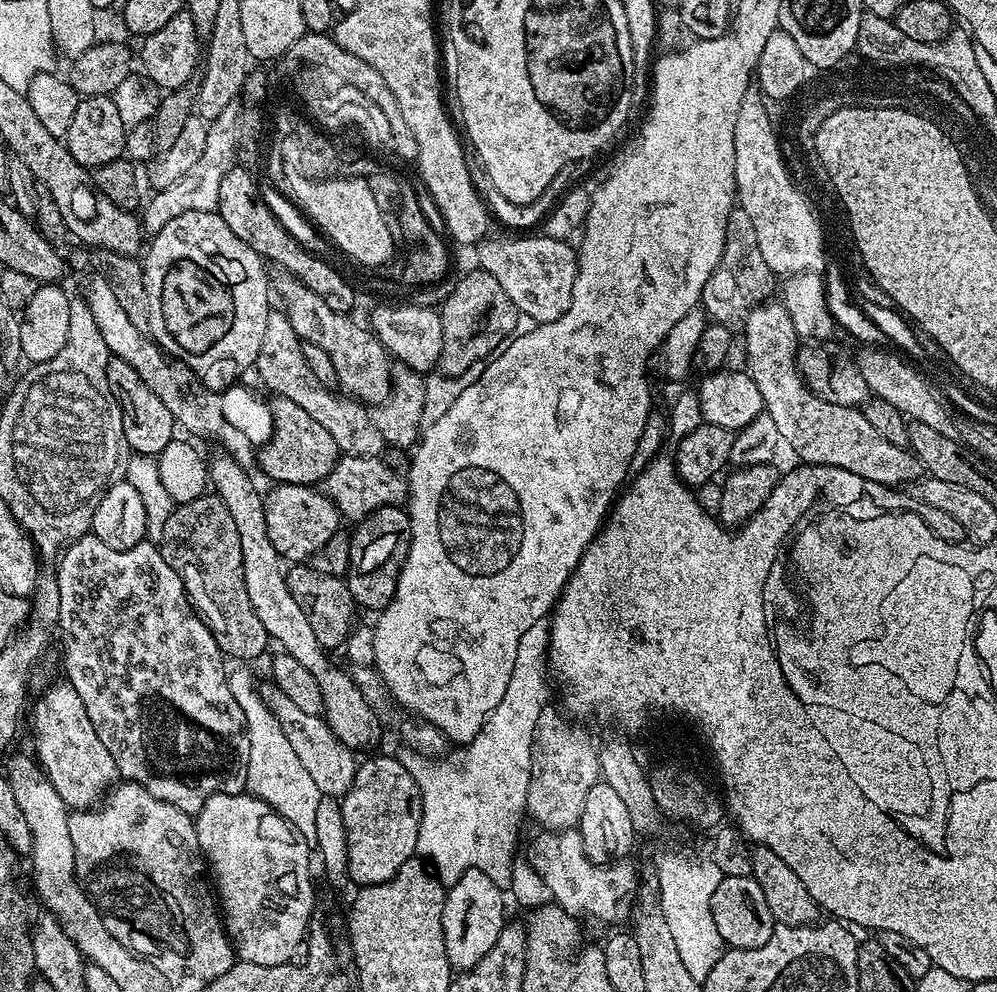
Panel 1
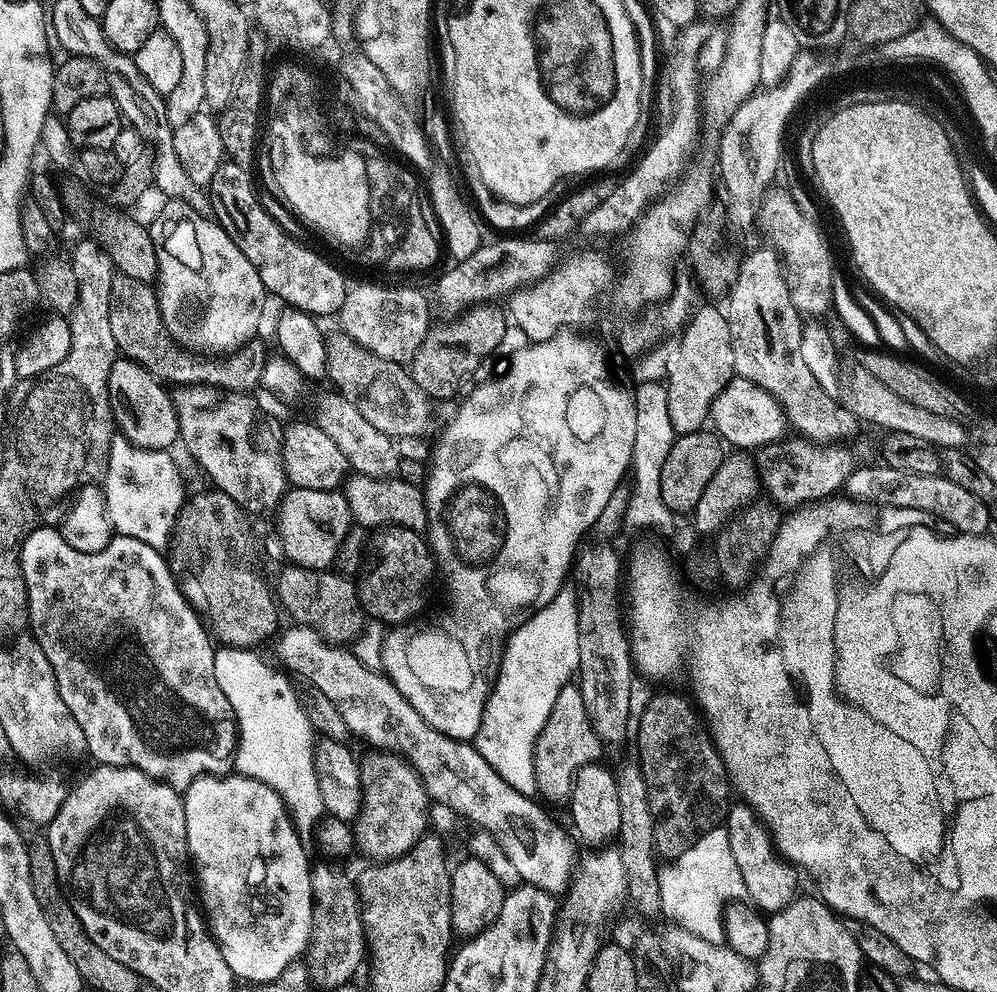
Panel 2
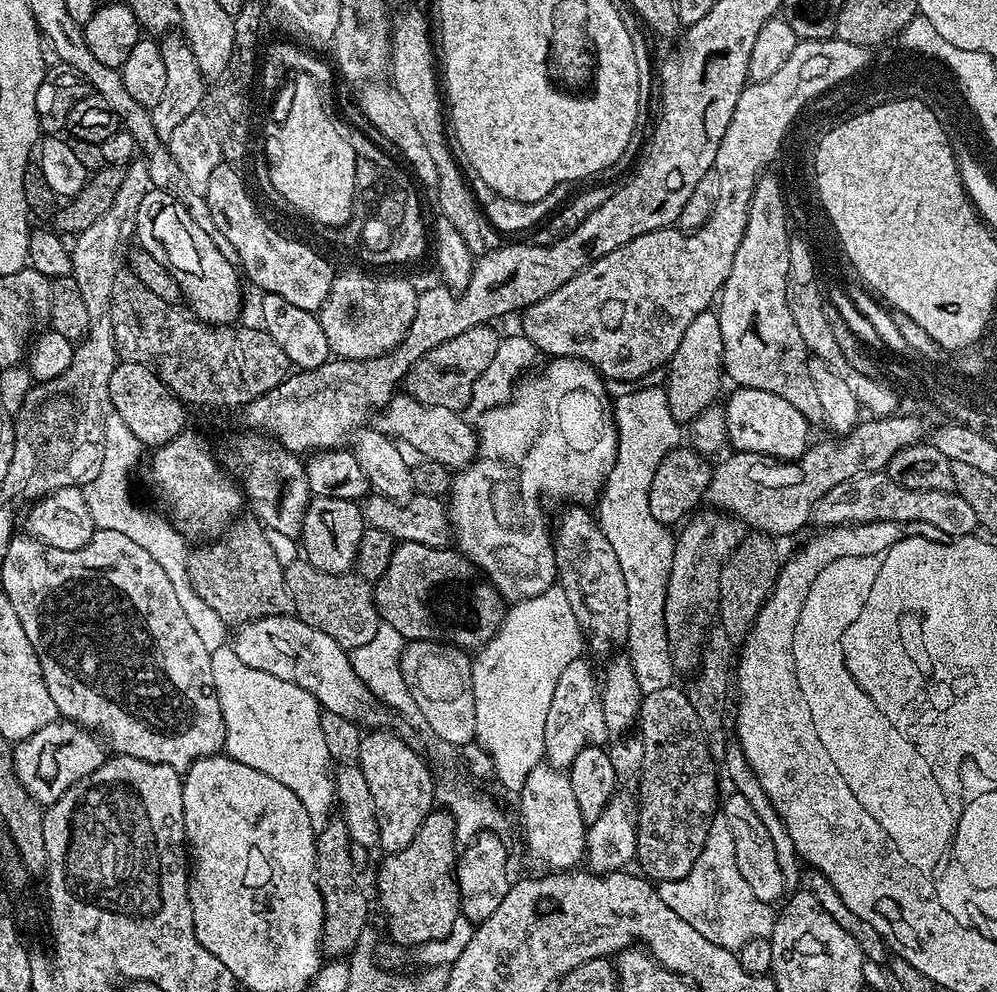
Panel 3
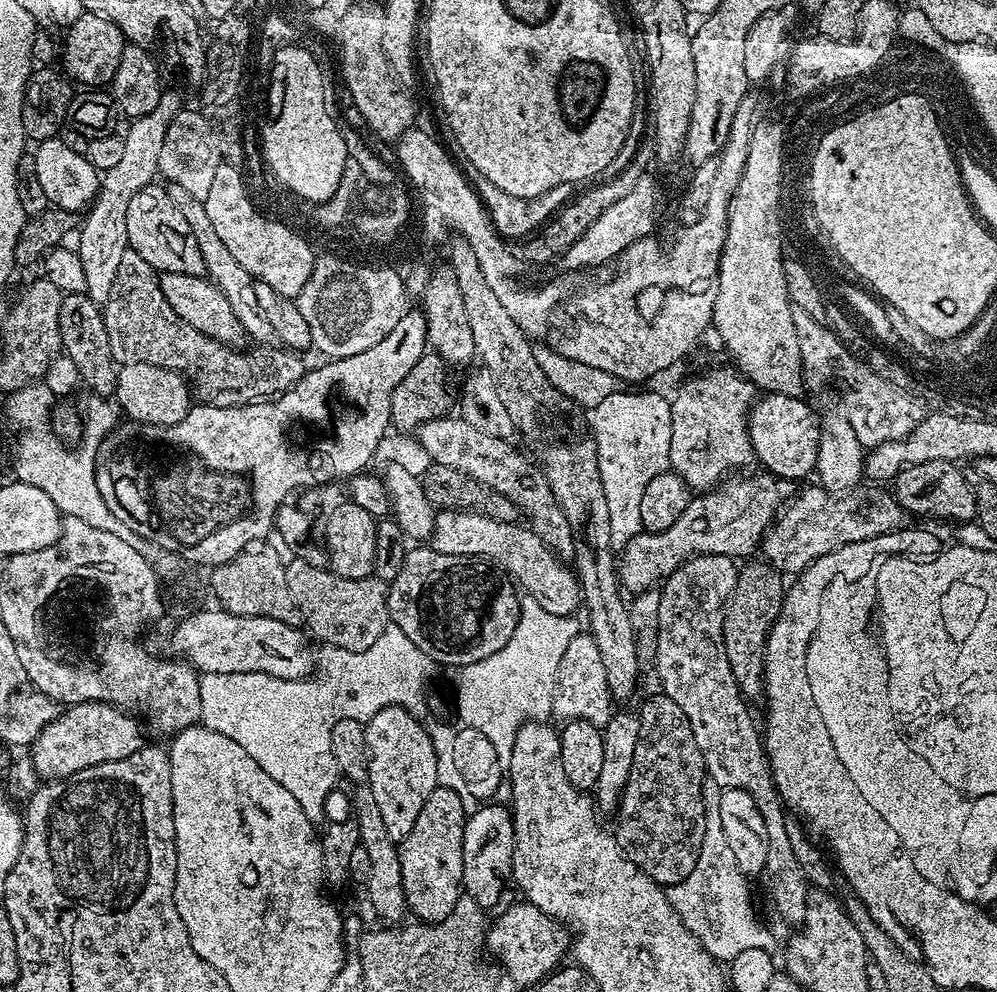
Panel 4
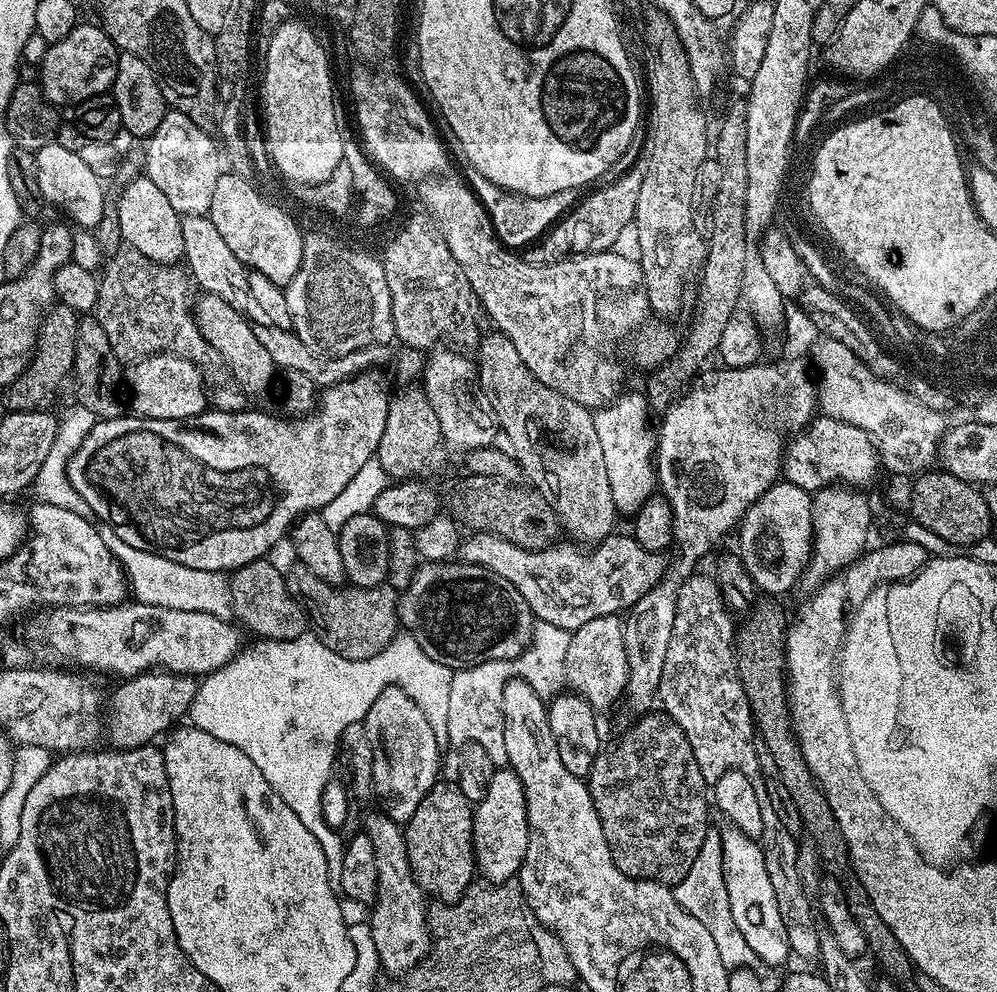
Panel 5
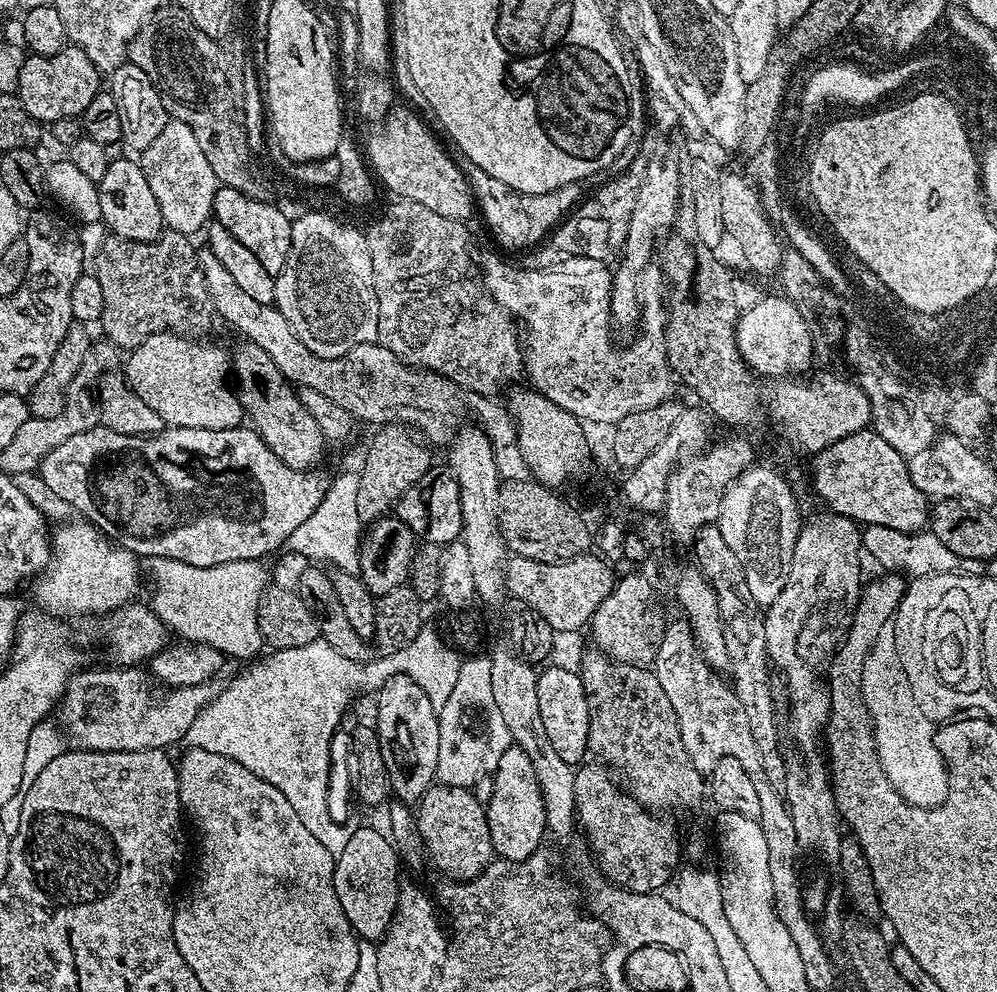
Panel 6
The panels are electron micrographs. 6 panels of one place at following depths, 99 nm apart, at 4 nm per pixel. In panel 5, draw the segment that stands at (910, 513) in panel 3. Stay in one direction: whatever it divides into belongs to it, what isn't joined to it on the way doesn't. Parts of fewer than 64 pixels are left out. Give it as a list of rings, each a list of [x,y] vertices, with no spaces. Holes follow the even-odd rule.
[[[777,482],[767,488],[751,506],[744,511],[738,525],[740,532],[740,561],[746,566],[753,584],[764,594],[788,592],[801,583],[808,560],[812,557],[812,496],[806,490],[787,482]]]

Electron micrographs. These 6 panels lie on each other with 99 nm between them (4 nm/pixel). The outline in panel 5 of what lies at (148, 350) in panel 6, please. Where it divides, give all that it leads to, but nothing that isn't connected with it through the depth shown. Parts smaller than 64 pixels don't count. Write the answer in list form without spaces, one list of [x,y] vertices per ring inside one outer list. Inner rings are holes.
[[[161,354],[135,361],[127,369],[126,388],[130,393],[131,411],[147,420],[189,420],[201,416],[210,404],[199,366],[181,356]]]

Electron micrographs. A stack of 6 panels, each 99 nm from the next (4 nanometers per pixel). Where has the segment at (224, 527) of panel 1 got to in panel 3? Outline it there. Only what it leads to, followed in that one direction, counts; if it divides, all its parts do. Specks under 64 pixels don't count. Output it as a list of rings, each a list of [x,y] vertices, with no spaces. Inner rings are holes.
[[[255,518],[239,520],[219,540],[201,543],[189,551],[188,573],[198,598],[202,598],[202,602],[206,602],[206,606],[210,606],[210,610],[216,611],[218,618],[230,626],[249,624],[251,620],[261,620],[267,616],[293,615],[292,599],[286,590],[285,567],[279,564],[273,547],[266,540],[265,525]]]

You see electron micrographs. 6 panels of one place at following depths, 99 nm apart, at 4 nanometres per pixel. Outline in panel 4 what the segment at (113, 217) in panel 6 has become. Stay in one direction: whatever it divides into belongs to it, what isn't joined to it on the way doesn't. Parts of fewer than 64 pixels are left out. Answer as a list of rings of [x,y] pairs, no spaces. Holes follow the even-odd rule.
[[[156,182],[150,183],[142,190],[138,190],[138,194],[134,194],[134,198],[130,198],[130,207],[126,210],[128,247],[133,248],[138,254],[142,254],[142,258],[146,258],[146,262],[150,262],[150,266],[154,266],[157,270],[204,276],[205,266],[202,253],[198,248],[198,243],[194,240],[194,235],[190,232],[189,223],[185,218],[182,218],[181,211],[177,206],[174,206],[174,202],[168,197],[168,188],[164,186],[159,188],[158,185],[159,183]]]

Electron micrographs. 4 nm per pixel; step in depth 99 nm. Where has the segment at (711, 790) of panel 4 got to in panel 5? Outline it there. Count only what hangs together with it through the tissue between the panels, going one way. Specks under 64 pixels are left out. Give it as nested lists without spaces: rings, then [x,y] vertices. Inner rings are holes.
[[[709,830],[706,838],[702,842],[702,850],[698,850],[698,858],[694,858],[694,866],[674,885],[676,900],[706,930],[710,930],[710,935],[714,938],[714,943],[718,946],[718,955],[722,957],[722,962],[729,968],[751,968],[755,969],[761,963],[758,954],[750,950],[746,943],[746,938],[742,938],[742,930],[738,930],[738,925],[734,922],[734,914],[730,910],[730,894],[726,894],[726,878],[724,877],[723,848],[720,841],[719,831]]]

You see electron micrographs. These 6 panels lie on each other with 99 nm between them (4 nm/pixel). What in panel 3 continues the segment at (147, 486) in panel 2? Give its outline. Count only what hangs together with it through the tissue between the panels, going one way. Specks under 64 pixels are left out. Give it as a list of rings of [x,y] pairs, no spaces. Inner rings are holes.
[[[109,411],[104,417],[104,457],[102,458],[102,470],[98,470],[98,478],[94,478],[86,486],[84,497],[88,503],[88,509],[92,515],[93,525],[97,529],[118,530],[118,534],[126,534],[130,542],[137,546],[142,546],[158,566],[162,566],[166,578],[170,578],[170,586],[174,586],[174,594],[178,597],[178,602],[182,606],[182,611],[186,614],[186,619],[190,622],[190,627],[198,634],[198,639],[206,645],[206,650],[212,653],[214,650],[225,647],[227,638],[230,636],[230,625],[194,590],[190,582],[188,573],[188,553],[190,551],[189,541],[184,535],[173,526],[171,519],[167,515],[159,516],[156,512],[147,512],[144,508],[139,508],[132,501],[132,496],[128,493],[128,475],[136,468],[136,463],[140,460],[140,455],[146,452],[146,445],[118,418],[118,414]]]

